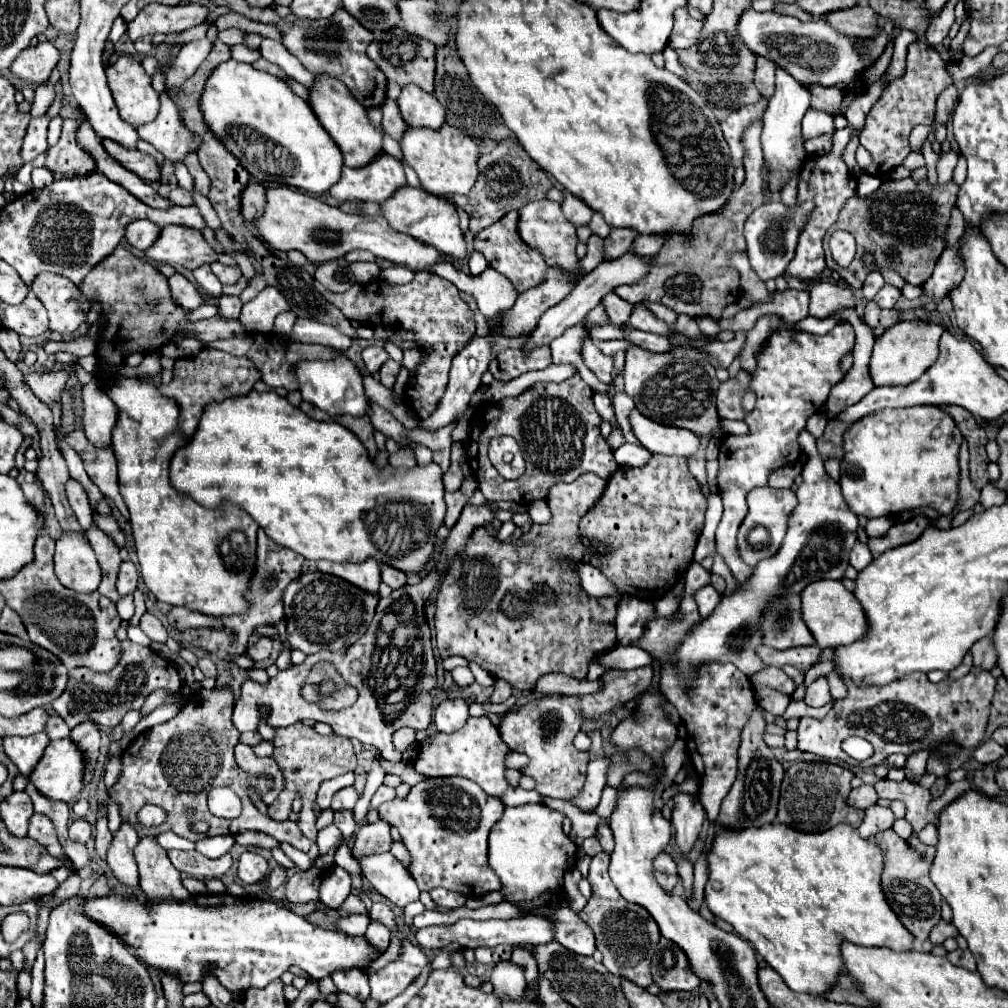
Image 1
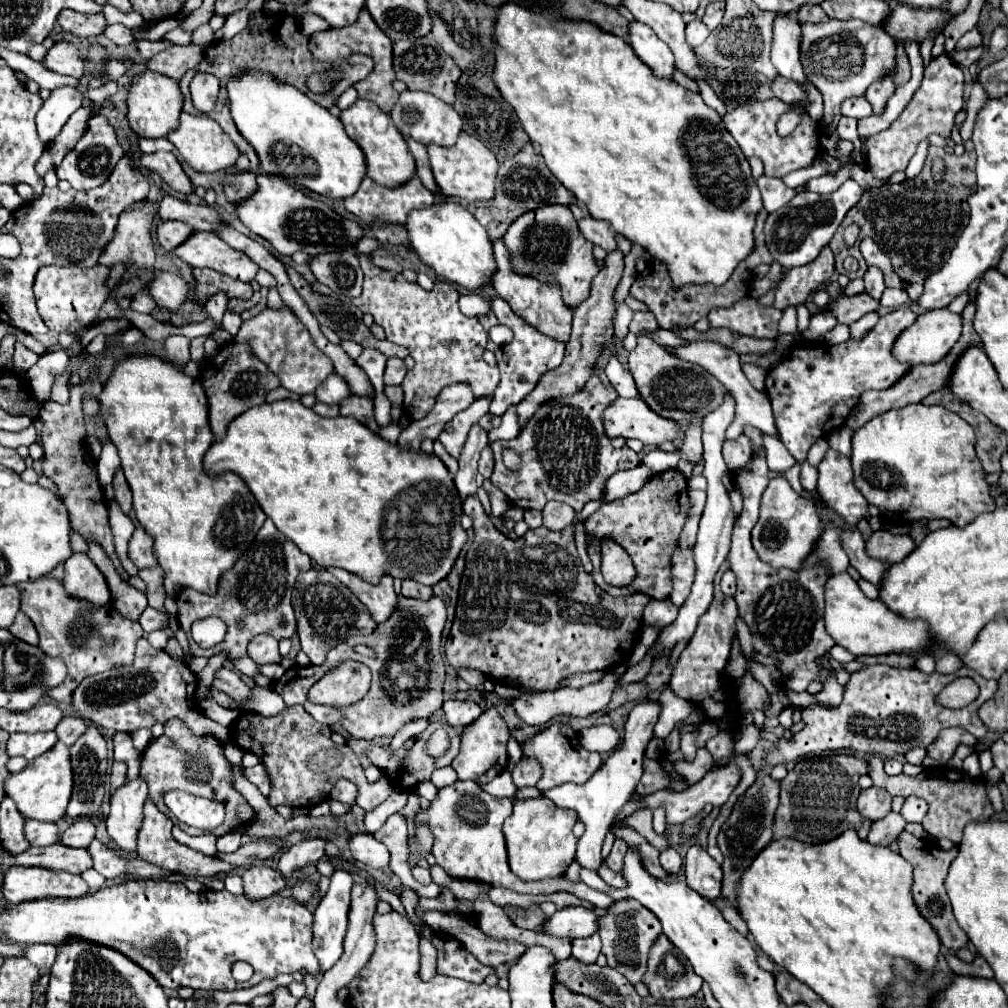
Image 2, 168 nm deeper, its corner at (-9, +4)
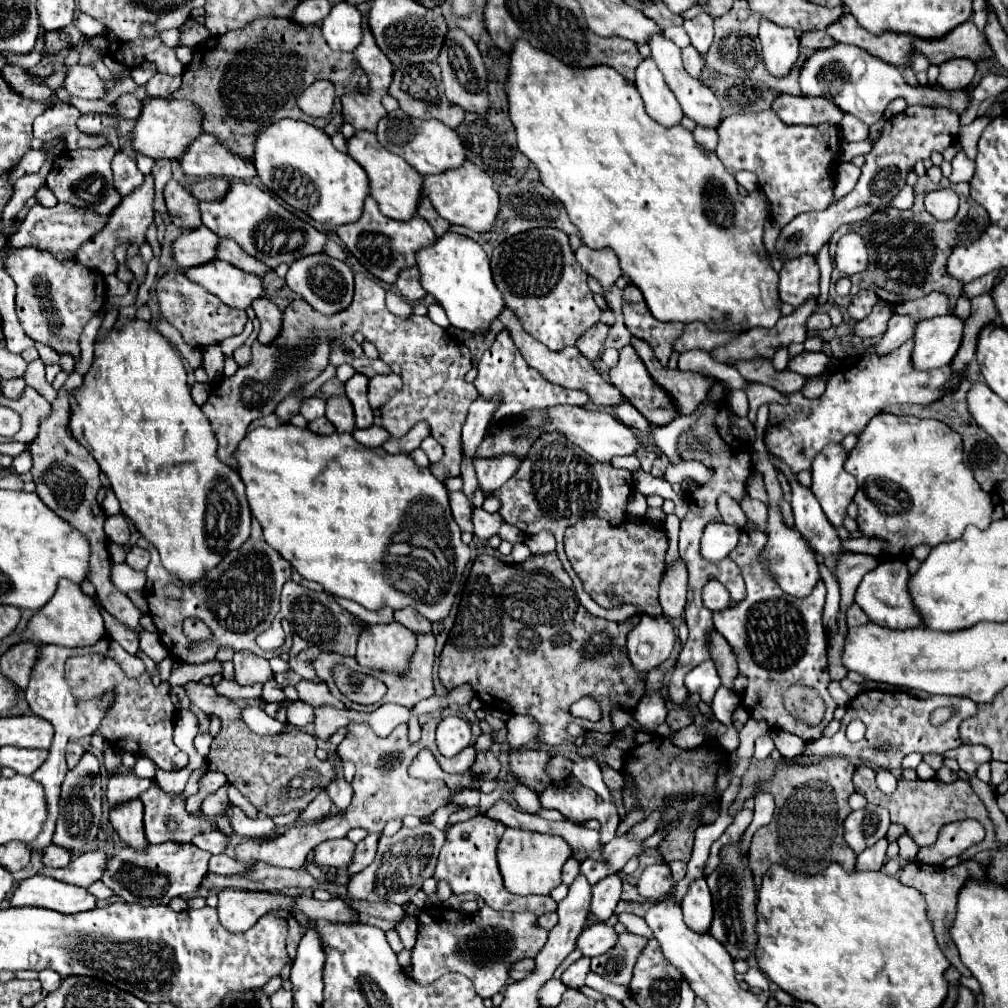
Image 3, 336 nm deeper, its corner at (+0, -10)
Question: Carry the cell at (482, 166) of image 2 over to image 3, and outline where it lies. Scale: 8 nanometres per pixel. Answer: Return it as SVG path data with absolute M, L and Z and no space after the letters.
M466 161L462 167L444 171L440 175L428 175L424 179L424 195L430 199L442 219L478 233L490 231L496 215L500 213L500 197L492 177L480 167L476 167L472 161Z

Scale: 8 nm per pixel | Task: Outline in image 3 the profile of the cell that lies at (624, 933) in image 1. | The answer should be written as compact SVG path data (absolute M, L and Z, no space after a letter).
M622 933L612 951L592 959L592 971L612 983L622 983L622 985L630 983L632 967L646 943L648 943L648 939L644 939L644 937L638 937L632 933Z

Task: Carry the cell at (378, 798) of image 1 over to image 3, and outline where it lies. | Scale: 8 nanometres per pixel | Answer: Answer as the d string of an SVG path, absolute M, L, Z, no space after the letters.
M370 833L364 841L360 841L356 845L356 853L354 853L354 859L348 867L348 877L356 875L358 871L362 871L364 867L368 867L368 863L372 863L374 855L376 855L376 843L378 843L378 833Z

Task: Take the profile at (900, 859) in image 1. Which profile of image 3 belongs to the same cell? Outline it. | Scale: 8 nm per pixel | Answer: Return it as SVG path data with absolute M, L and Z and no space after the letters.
M912 861L912 863L908 863L908 865L900 871L898 877L900 877L900 883L902 883L902 885L914 887L914 889L918 889L918 891L924 895L924 899L926 899L926 903L928 903L928 917L930 917L930 921L932 921L932 925L934 925L934 933L936 933L936 941L938 941L940 949L944 951L946 959L948 959L962 975L970 977L970 971L962 965L960 955L958 955L958 949L956 949L956 945L954 945L954 941L952 941L952 937L950 937L950 925L952 925L954 919L956 919L956 897L958 897L958 891L964 887L964 883L966 883L968 879L978 879L980 883L986 881L986 879L984 879L984 871L982 871L982 865L976 863L976 861L964 861L964 863L960 863L958 867L948 869L948 867L942 867L942 865L926 865L926 863L920 863L920 861Z

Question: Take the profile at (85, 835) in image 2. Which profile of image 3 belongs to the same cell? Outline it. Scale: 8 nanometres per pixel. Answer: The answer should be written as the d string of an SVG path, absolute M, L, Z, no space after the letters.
M48 845L44 849L44 855L42 855L42 863L46 867L66 867L70 863L70 853L64 851L62 847L56 847L56 845Z

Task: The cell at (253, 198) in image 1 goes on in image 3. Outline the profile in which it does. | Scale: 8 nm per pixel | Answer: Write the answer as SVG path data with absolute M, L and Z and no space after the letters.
M204 179L204 181L198 181L190 187L190 193L198 199L198 201L214 201L214 199L220 199L226 195L230 187L230 181L228 179Z

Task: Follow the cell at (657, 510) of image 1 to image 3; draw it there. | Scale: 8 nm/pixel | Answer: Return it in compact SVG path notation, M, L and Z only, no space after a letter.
M588 517L566 529L564 549L588 595L598 605L618 607L624 603L634 603L646 615L662 615L658 587L664 575L668 539L660 527L650 525L648 521L624 521L614 527L600 517Z

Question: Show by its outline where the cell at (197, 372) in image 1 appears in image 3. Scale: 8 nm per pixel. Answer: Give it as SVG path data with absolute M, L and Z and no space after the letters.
M356 273L354 279L354 301L336 315L320 315L316 309L304 303L304 299L292 301L282 313L282 329L278 337L268 345L254 341L252 363L248 367L240 367L234 377L220 379L212 387L202 411L210 419L216 433L220 461L228 463L230 467L238 467L234 451L244 439L248 425L254 419L274 413L282 399L286 399L294 389L316 379L326 369L332 339L362 333L366 341L376 345L380 359L386 363L398 363L402 367L402 389L380 407L382 427L392 437L404 437L418 421L426 421L430 425L430 435L444 447L444 457L438 463L432 463L430 471L442 483L450 477L460 477L460 431L468 413L468 403L472 403L472 399L478 395L476 387L464 381L464 375L472 369L470 349L464 343L454 341L448 331L432 323L428 315L414 315L410 319L392 315L384 303L386 293L374 279L366 277L364 273Z

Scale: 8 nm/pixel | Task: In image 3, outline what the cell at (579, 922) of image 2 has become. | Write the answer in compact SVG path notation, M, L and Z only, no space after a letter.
M600 923L596 927L584 927L584 931L580 933L580 939L576 941L576 947L584 951L586 957L596 957L610 951L616 945L616 939L618 939L618 933L614 931L614 927Z

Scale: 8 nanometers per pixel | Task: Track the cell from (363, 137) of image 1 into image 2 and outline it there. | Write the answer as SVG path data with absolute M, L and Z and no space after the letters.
M357 99L349 109L341 111L339 119L341 119L347 135L365 153L367 175L373 181L377 181L379 185L385 185L385 187L393 187L393 185L401 185L401 183L409 181L409 177L413 177L415 161L413 161L413 157L407 149L407 143L405 143L403 135L397 133L397 129L393 125L393 121L389 119L389 115L385 115L377 105L373 105L373 101Z

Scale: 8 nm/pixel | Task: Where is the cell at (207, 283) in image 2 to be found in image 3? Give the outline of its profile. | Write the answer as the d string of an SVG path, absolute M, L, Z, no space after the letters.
M180 269L168 271L164 277L160 277L156 295L158 295L162 315L168 319L170 325L174 325L182 333L184 341L196 349L204 349L208 345L222 343L226 337L240 335L248 321L246 311L236 311L236 309L220 303L220 299L216 299L216 295L206 291L202 285L190 281L186 277L186 273Z

